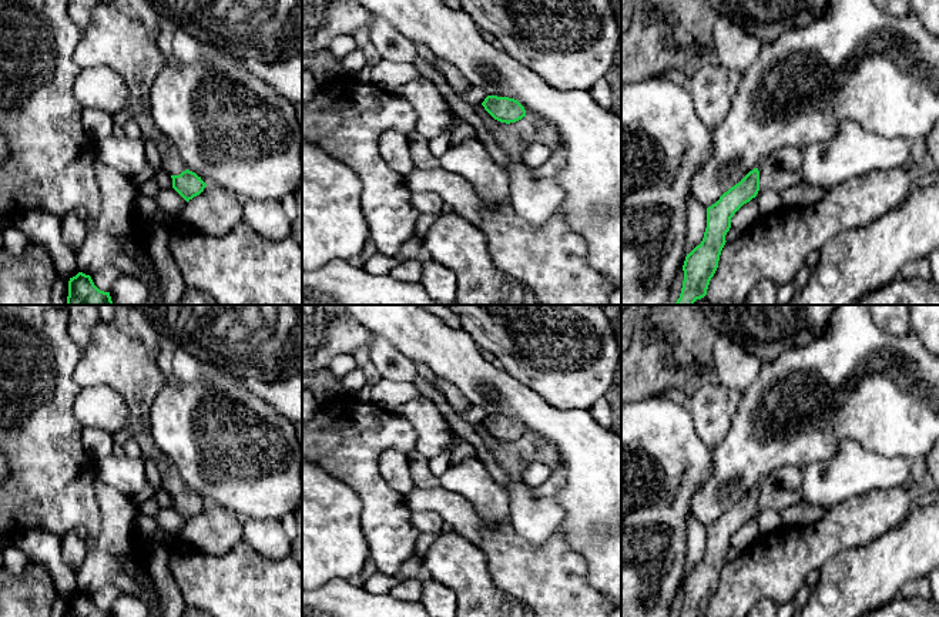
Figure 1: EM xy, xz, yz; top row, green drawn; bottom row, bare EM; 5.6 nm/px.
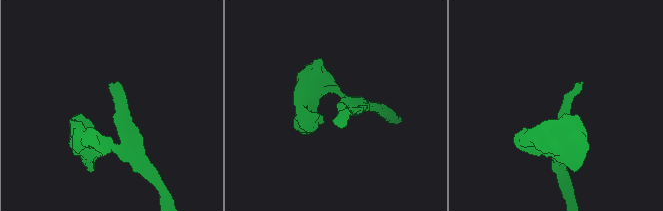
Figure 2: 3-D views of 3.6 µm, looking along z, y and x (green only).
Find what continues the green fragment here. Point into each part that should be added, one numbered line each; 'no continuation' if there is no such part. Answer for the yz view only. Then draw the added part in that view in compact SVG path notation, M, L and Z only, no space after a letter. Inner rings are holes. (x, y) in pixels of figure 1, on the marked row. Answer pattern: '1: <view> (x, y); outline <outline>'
no continuation

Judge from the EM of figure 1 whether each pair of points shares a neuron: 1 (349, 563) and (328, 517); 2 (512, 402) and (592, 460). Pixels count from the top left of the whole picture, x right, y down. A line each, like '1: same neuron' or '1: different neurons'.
1: same neuron
2: same neuron

